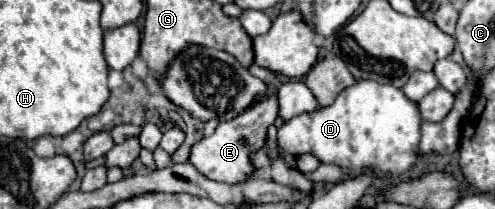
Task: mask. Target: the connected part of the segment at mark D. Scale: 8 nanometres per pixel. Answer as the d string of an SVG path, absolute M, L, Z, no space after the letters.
M358 81L352 87L346 87L332 105L320 107L312 113L300 113L286 121L276 135L276 147L278 155L304 155L312 153L318 157L320 163L332 163L348 171L364 171L372 169L376 173L386 173L386 175L402 175L408 169L412 169L420 157L418 143L420 143L420 125L422 125L422 115L418 109L418 103L412 103L402 89L392 87L392 85L382 85L382 83L372 83L372 81Z

